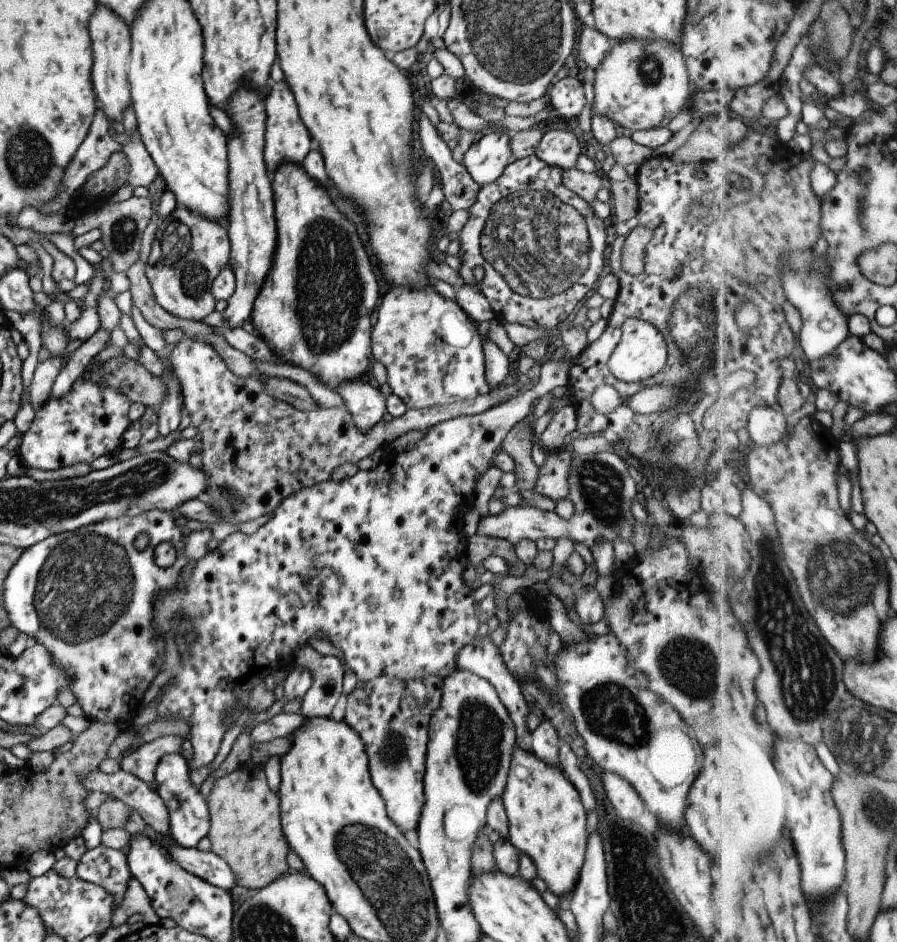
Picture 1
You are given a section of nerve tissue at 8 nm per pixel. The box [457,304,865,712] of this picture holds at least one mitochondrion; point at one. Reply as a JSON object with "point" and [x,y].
{"point":[691,667]}

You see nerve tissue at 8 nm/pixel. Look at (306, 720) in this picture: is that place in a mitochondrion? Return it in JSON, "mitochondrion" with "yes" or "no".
{"mitochondrion":"no"}

